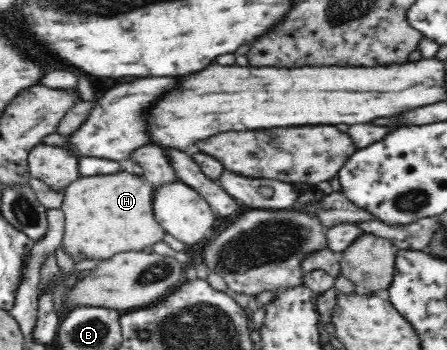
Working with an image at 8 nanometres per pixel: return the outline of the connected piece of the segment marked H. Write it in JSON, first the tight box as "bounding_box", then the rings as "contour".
{"bounding_box":[59,171,166,264],"contour":[[[122,171],[114,175],[84,176],[70,183],[62,194],[63,201],[59,208],[65,215],[65,231],[61,246],[75,264],[87,259],[104,260],[127,251],[142,251],[164,241],[166,237],[163,227],[154,219],[154,186],[138,175]]]}

